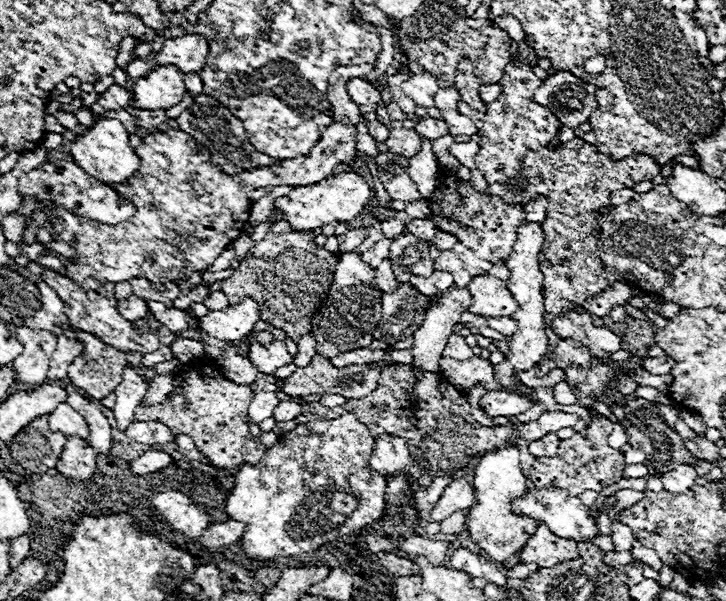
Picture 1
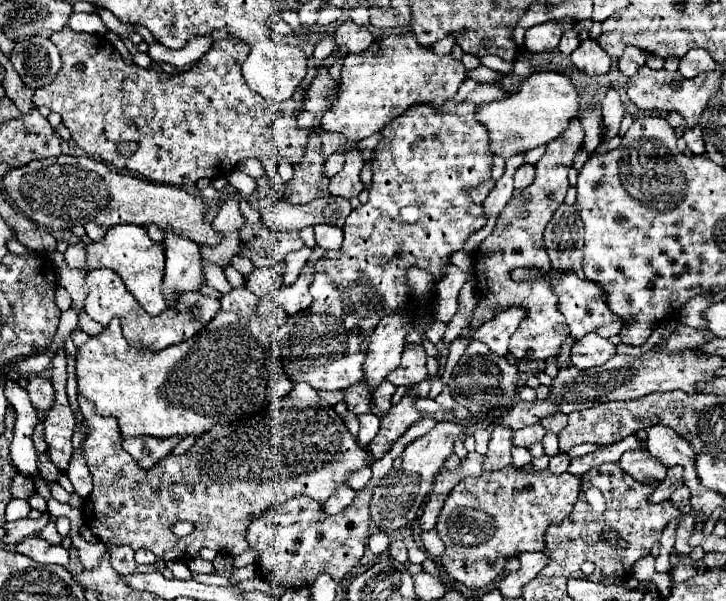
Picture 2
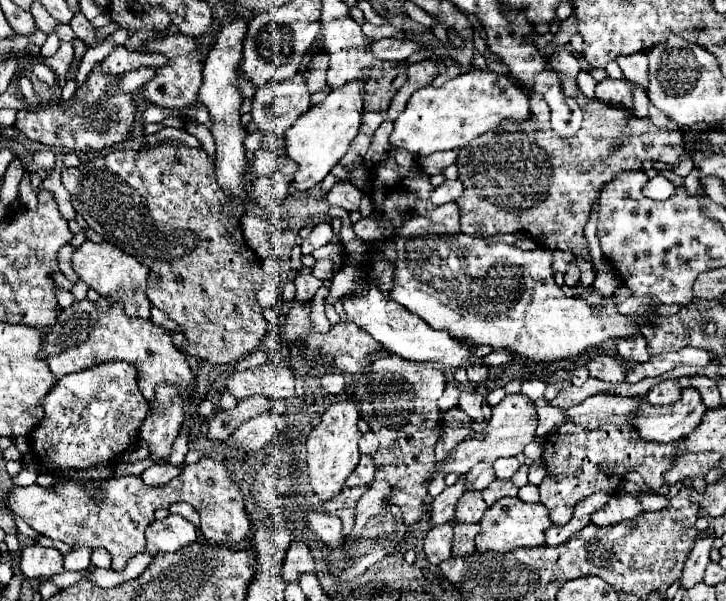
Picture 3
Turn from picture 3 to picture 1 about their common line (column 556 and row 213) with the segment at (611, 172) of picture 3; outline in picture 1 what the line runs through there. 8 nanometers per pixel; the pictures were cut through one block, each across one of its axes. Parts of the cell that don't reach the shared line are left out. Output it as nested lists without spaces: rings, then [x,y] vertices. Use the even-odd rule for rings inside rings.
[[[332,122],[320,142],[312,148],[310,156],[280,160],[274,170],[256,168],[238,176],[228,176],[216,170],[210,164],[208,150],[182,130],[170,128],[168,132],[150,134],[134,148],[140,158],[140,170],[136,170],[120,190],[120,196],[136,206],[136,214],[130,220],[116,226],[104,226],[92,218],[80,218],[64,208],[52,208],[50,224],[60,234],[60,240],[78,252],[76,262],[66,262],[66,276],[86,290],[96,290],[104,286],[104,282],[124,282],[136,276],[162,284],[206,270],[214,264],[220,252],[238,238],[238,232],[242,232],[252,208],[252,190],[284,184],[306,186],[328,178],[340,162],[354,162],[356,134],[354,126]]]

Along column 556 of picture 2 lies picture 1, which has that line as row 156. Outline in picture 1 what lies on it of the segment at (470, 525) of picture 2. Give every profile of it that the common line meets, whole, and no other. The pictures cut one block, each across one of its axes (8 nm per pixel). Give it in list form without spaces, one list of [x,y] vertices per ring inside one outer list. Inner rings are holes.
[[[526,38],[524,44],[520,44],[520,56],[522,62],[518,66],[508,64],[504,70],[504,78],[498,82],[502,88],[502,94],[496,98],[496,102],[486,104],[486,116],[476,122],[478,134],[480,134],[480,150],[476,154],[476,168],[482,170],[484,178],[488,182],[506,182],[510,186],[516,186],[516,176],[520,172],[520,160],[526,154],[526,150],[538,150],[546,146],[560,130],[560,122],[556,116],[544,108],[540,108],[532,100],[532,92],[536,86],[542,84],[540,78],[532,74],[532,68],[526,62],[528,52],[532,50],[532,42]]]

